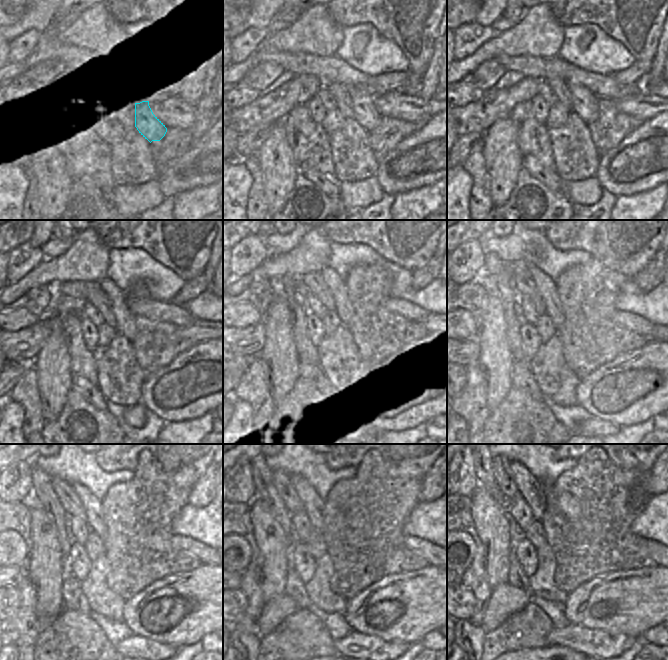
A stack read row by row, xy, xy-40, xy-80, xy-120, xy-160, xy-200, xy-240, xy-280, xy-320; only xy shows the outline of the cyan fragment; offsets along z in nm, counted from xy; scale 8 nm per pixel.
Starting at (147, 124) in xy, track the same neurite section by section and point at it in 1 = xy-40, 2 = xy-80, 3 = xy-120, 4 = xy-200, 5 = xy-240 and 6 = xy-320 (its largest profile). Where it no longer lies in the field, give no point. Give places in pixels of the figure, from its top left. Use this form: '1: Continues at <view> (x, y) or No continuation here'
1: Continues at xy-40 (364, 111)
2: Continues at xy-80 (583, 102)
3: Continues at xy-120 (126, 326)
4: Continues at xy-200 (545, 284)
5: Continues at xy-240 (93, 507)
6: Continues at xy-320 (531, 489)

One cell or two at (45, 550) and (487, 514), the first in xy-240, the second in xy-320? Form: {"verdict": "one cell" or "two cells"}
{"verdict": "one cell"}

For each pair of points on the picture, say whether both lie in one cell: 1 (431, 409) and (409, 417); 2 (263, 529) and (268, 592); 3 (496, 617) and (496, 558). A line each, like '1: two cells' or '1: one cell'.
1: one cell
2: one cell
3: two cells

